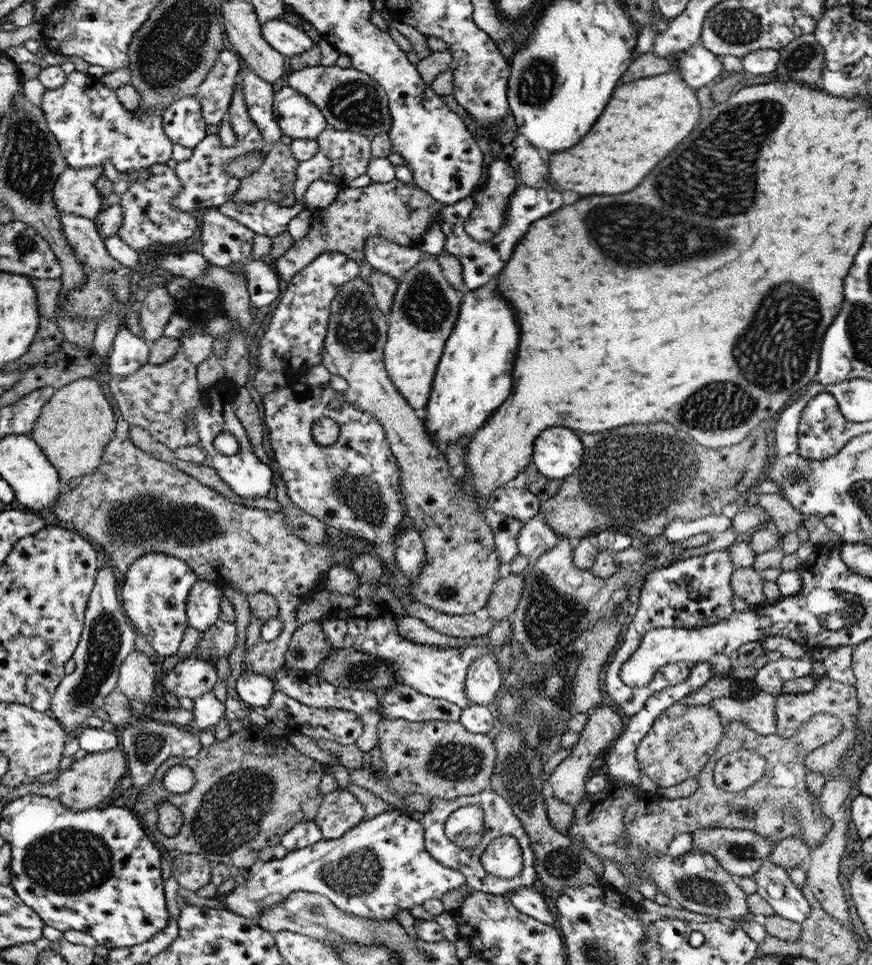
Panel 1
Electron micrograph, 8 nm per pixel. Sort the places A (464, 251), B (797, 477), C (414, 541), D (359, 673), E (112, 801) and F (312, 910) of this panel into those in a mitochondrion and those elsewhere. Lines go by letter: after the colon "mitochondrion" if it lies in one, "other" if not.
A: other
B: other
C: other
D: mitochondrion
E: other
F: mitochondrion

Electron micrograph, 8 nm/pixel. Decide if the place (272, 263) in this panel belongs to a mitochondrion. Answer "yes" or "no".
no

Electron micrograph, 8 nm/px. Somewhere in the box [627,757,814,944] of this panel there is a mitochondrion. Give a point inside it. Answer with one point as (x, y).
(709, 893)

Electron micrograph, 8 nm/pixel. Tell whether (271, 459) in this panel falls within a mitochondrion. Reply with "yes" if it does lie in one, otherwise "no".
no

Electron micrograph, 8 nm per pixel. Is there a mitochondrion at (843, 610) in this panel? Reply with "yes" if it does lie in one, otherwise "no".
yes

